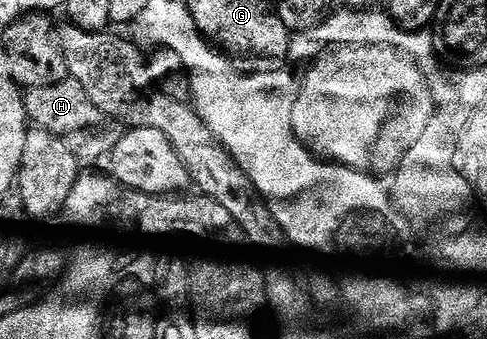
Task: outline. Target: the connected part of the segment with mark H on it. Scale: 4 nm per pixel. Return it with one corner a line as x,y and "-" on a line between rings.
67,76
59,79
57,83
47,83
41,87
28,86
23,96
26,118
34,126
59,135
82,162
93,161
96,157
104,158
121,138
122,122
95,107
87,91
83,91
83,87
74,77

